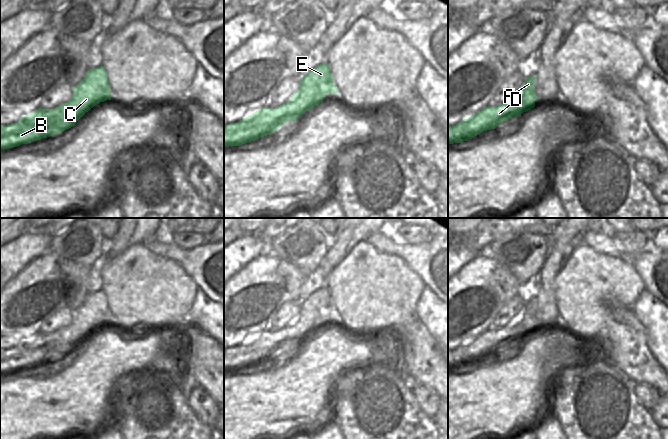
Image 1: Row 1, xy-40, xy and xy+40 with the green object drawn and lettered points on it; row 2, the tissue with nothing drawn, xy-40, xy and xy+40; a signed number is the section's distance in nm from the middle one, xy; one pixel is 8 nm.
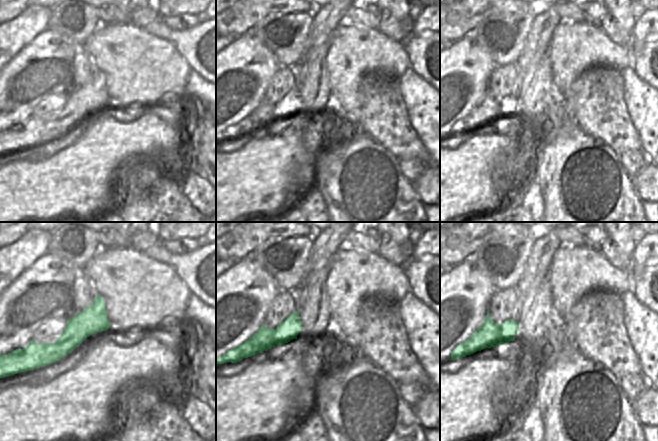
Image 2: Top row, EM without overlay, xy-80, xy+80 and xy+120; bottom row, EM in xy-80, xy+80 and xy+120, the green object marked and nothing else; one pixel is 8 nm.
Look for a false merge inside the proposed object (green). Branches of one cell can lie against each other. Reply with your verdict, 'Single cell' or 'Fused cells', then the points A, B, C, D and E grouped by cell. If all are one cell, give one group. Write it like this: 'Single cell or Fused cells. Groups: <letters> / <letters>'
Fused cells. Groups: A B C E / D

